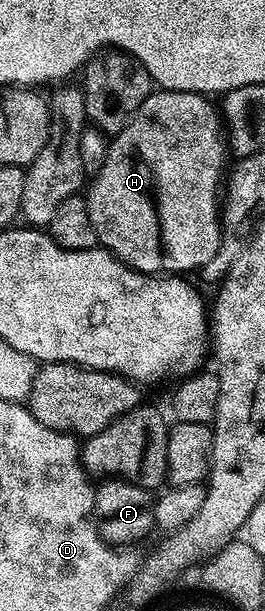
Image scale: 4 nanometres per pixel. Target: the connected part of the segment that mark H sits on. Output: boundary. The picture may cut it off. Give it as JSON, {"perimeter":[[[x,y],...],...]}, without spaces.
{"perimeter":[[[161,89],[153,92],[145,102],[137,108],[133,118],[131,118],[121,132],[116,134],[109,141],[109,150],[103,159],[101,169],[98,173],[92,174],[89,185],[89,193],[84,194],[85,207],[89,212],[91,227],[95,231],[98,242],[108,249],[118,261],[128,265],[130,269],[137,270],[138,273],[152,273],[161,275],[168,271],[173,275],[189,275],[192,269],[204,270],[205,264],[212,261],[213,257],[221,250],[221,219],[219,216],[219,194],[223,189],[223,178],[227,173],[225,165],[225,153],[227,157],[227,133],[223,128],[223,118],[218,106],[213,105],[208,96],[199,93],[184,93],[183,91],[171,91]]]}

